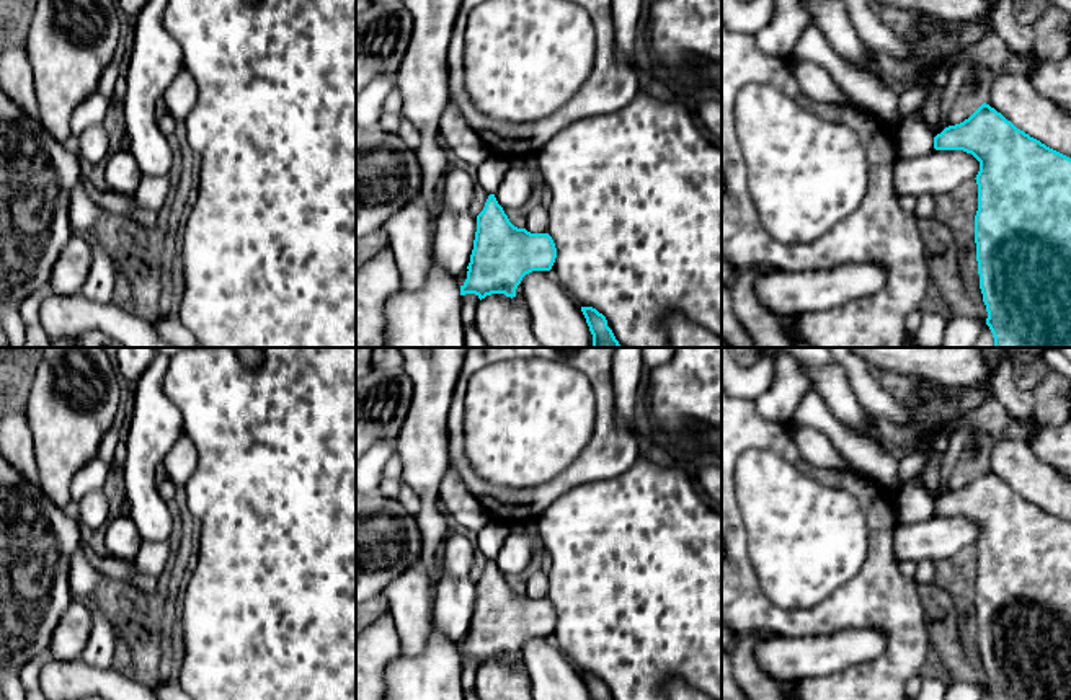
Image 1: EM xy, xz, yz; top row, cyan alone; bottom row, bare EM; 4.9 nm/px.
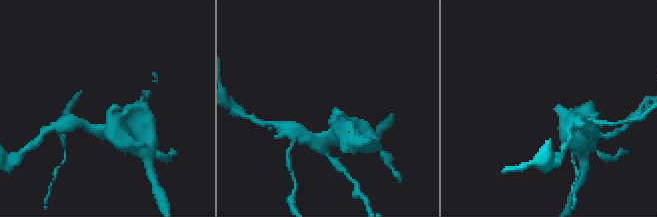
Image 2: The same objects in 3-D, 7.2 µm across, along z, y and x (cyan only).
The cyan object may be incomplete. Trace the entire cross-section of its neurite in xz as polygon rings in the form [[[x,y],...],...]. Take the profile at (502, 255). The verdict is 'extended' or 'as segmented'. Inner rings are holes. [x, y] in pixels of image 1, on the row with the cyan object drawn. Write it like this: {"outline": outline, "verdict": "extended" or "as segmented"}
{"outline": [[[490,194],[477,215],[473,250],[460,295],[475,294],[482,300],[504,294],[513,299],[526,274],[550,271],[555,258],[557,248],[549,233],[514,227],[495,194]]], "verdict": "as segmented"}

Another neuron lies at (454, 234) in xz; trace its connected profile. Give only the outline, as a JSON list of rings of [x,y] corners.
[[[446,204],[434,228],[434,258],[438,264],[457,277],[470,263],[477,217],[469,210],[452,212]]]

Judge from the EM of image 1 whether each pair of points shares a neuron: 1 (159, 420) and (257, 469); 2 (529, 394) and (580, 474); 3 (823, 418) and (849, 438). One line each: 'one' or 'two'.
1: two
2: two
3: one

